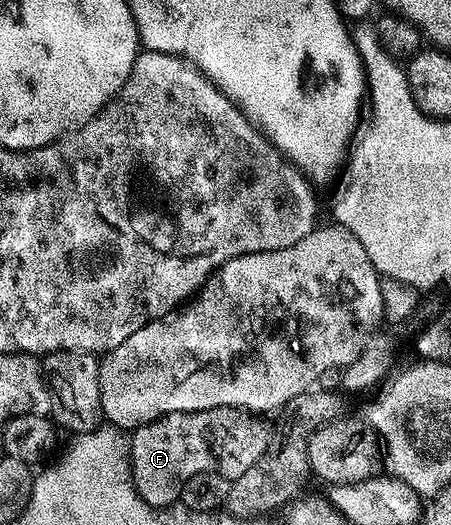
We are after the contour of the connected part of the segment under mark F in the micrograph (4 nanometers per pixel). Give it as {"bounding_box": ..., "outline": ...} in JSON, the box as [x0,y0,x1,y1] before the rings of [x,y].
{"bounding_box":[130,409,268,505],"outline":[[[202,409],[189,413],[168,413],[134,430],[130,437],[132,481],[151,505],[177,504],[180,492],[190,479],[202,471],[221,473],[234,479],[243,475],[268,450],[268,425],[260,417],[242,409]]]}

